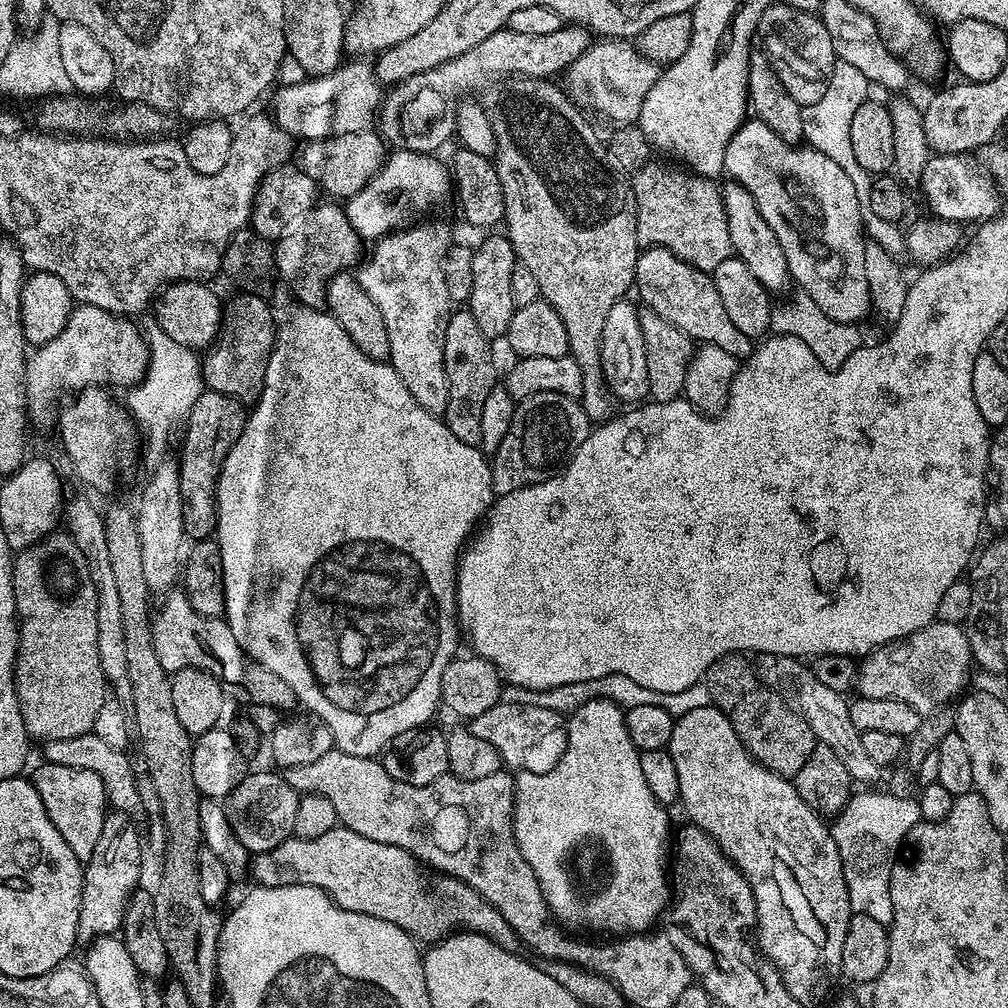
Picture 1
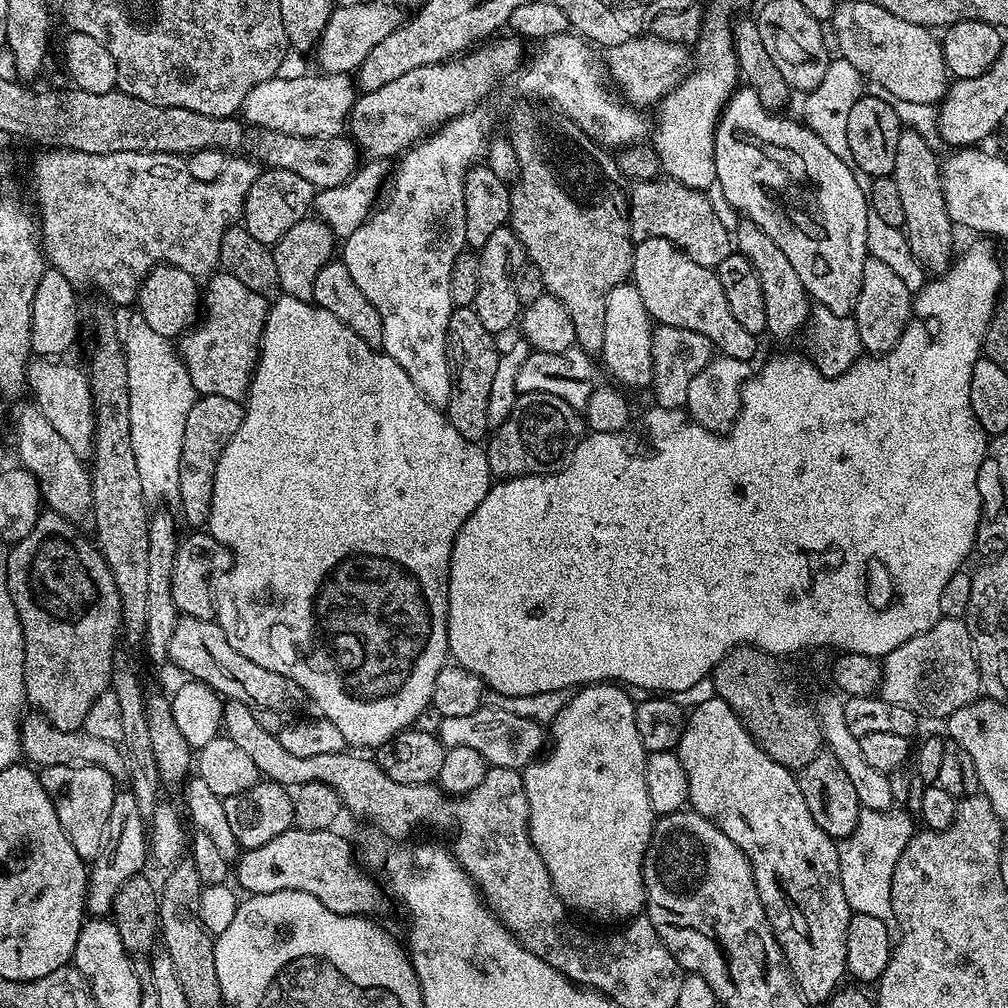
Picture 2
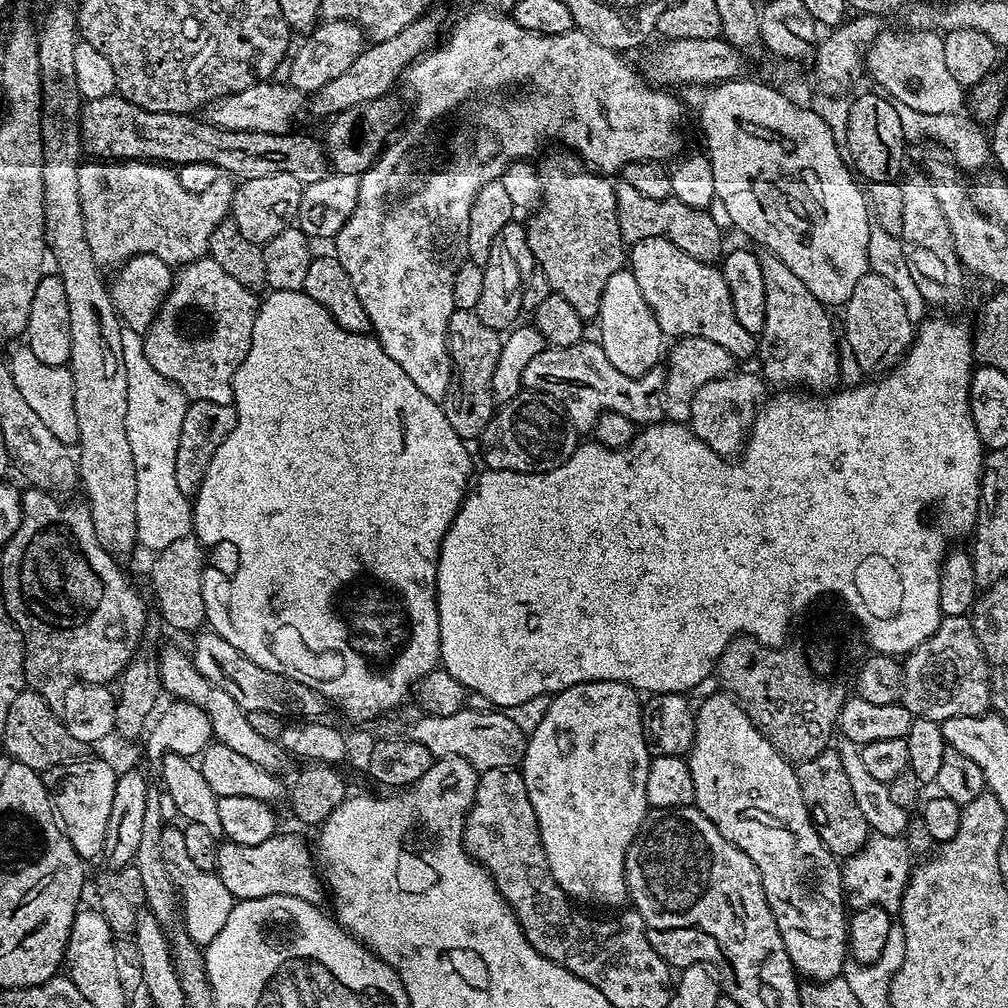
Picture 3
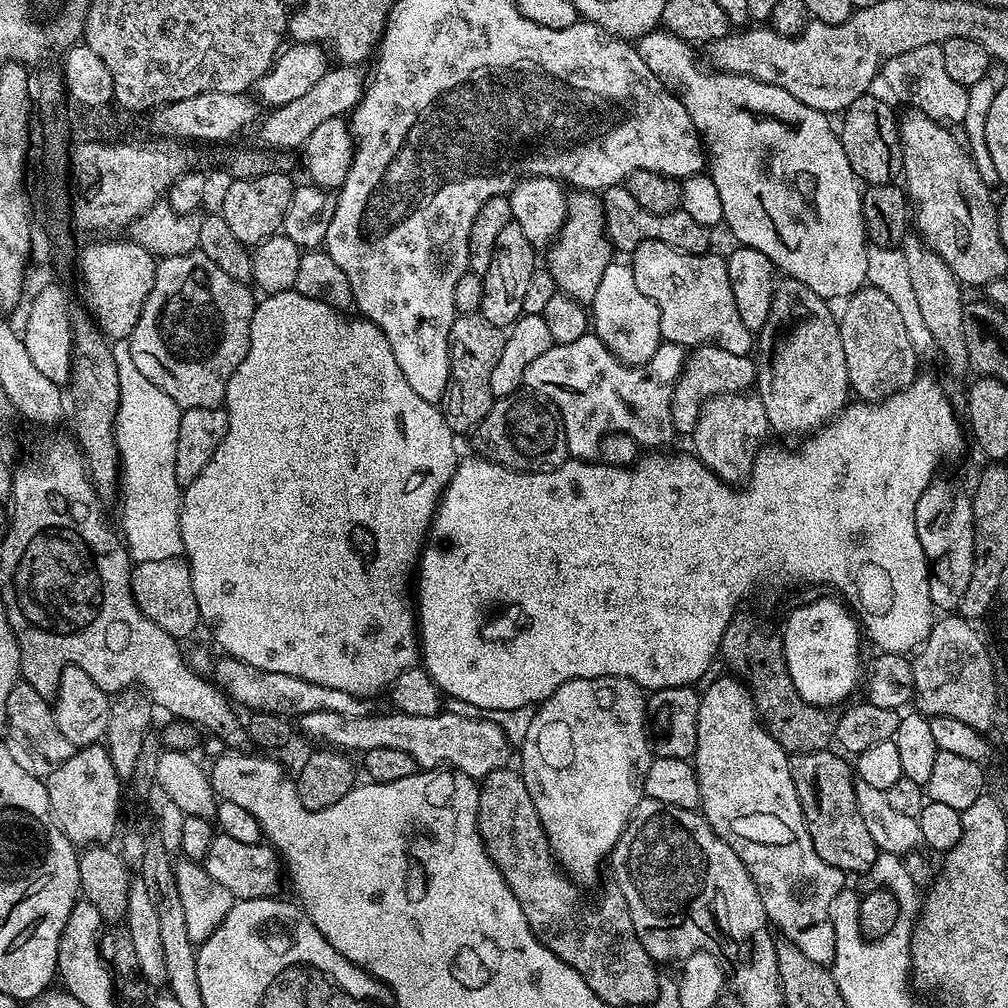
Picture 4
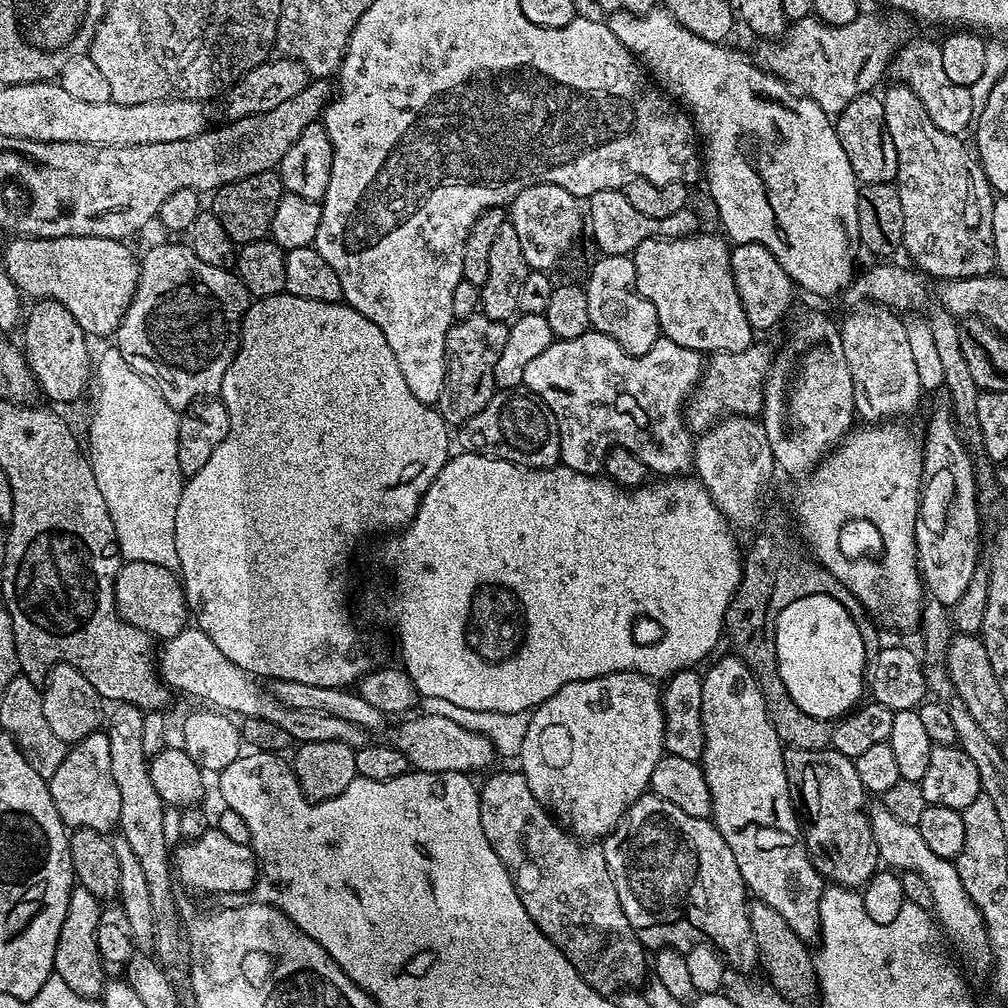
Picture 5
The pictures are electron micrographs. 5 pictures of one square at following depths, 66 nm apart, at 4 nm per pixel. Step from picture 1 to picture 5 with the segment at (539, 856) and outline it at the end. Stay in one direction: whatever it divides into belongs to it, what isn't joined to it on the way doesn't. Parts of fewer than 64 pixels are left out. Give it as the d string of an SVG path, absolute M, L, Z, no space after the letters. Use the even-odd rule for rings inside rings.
M634 671L615 672L614 674L606 674L598 678L570 682L566 686L562 686L562 690L558 690L558 694L546 698L546 702L538 705L532 712L532 717L526 730L526 738L522 738L522 746L518 753L518 761L520 760L518 768L519 771L524 773L526 782L530 786L530 794L534 794L534 798L538 798L538 802L544 805L561 825L567 826L572 835L581 841L596 842L607 836L608 833L615 832L616 824L623 818L624 811L639 796L645 795L649 791L652 775L654 774L654 766L658 766L658 762L663 755L665 755L664 705L662 703L661 685L650 677L643 676Z

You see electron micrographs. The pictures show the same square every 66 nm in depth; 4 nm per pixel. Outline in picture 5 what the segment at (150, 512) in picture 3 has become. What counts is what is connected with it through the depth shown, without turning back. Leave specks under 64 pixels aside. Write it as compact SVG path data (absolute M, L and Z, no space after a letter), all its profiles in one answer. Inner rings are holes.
M93 343L90 360L94 365L94 383L90 388L93 412L92 421L88 424L86 455L92 463L98 490L102 490L106 510L110 510L110 522L114 522L120 555L125 561L145 560L173 570L179 569L178 546L174 546L174 514L178 514L178 498L185 482L178 466L180 412L171 408L164 395L129 366L115 343Z

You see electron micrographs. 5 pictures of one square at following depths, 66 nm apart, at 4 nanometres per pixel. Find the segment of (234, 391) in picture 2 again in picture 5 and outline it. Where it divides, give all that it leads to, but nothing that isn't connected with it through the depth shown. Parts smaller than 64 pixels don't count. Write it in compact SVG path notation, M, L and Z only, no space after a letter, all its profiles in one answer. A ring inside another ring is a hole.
M187 243L156 244L139 257L140 277L132 301L114 335L116 349L142 378L146 378L166 398L171 408L189 408L201 398L212 398L226 378L226 370L240 349L240 326L248 313L250 297L235 271L210 266L194 254Z

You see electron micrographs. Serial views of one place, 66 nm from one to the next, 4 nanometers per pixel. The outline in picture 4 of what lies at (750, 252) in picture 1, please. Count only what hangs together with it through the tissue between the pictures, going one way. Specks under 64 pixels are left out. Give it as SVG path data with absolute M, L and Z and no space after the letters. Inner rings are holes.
M784 278L777 283L774 302L770 308L770 318L766 318L766 326L762 326L762 330L758 334L758 352L760 348L760 356L758 355L758 371L754 385L762 406L766 406L768 427L775 435L776 432L780 436L786 435L787 432L814 434L819 428L823 428L828 421L834 419L849 403L850 389L848 386L848 371L846 370L846 353L842 350L842 334L840 333L837 313L835 311L832 313L828 308L831 308L829 301L823 300L818 294L814 294L814 290L810 290L810 286L802 286L802 282Z

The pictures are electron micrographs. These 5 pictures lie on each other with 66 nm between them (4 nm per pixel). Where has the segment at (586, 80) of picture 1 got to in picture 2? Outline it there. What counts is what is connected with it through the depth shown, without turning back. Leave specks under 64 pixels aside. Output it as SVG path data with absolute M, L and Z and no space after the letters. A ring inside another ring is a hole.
M645 34L630 38L630 42L618 42L618 46L603 49L602 63L619 95L627 103L644 110L647 104L655 105L671 92L689 73L690 52L683 44L666 42L657 36Z

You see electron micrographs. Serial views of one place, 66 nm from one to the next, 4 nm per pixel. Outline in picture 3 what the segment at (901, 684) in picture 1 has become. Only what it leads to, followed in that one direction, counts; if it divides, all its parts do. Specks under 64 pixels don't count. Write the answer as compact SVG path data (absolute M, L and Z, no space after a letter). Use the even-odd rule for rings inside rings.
M944 616L938 630L903 657L902 703L918 720L945 720L982 716L990 708L988 668L968 616Z

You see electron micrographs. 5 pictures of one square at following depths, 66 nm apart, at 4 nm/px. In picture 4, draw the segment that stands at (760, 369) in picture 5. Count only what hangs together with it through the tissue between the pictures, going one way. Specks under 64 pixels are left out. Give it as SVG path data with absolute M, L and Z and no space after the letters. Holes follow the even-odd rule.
M709 344L691 349L687 353L684 369L676 379L674 394L670 402L670 418L673 429L677 433L692 433L694 426L698 426L700 411L706 401L718 394L748 392L756 383L757 371L757 361L751 355L730 354L730 350L722 350L718 346Z

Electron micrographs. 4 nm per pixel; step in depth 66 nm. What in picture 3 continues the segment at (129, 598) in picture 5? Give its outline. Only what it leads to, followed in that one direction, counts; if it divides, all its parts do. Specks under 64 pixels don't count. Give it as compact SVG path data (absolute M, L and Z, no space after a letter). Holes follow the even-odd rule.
M189 534L186 538L178 538L178 542L172 542L161 552L155 553L152 564L152 596L156 599L155 611L165 625L177 628L180 632L192 632L203 629L206 624L206 602L202 602L202 578L206 561L204 561L205 545L196 539L195 535Z

